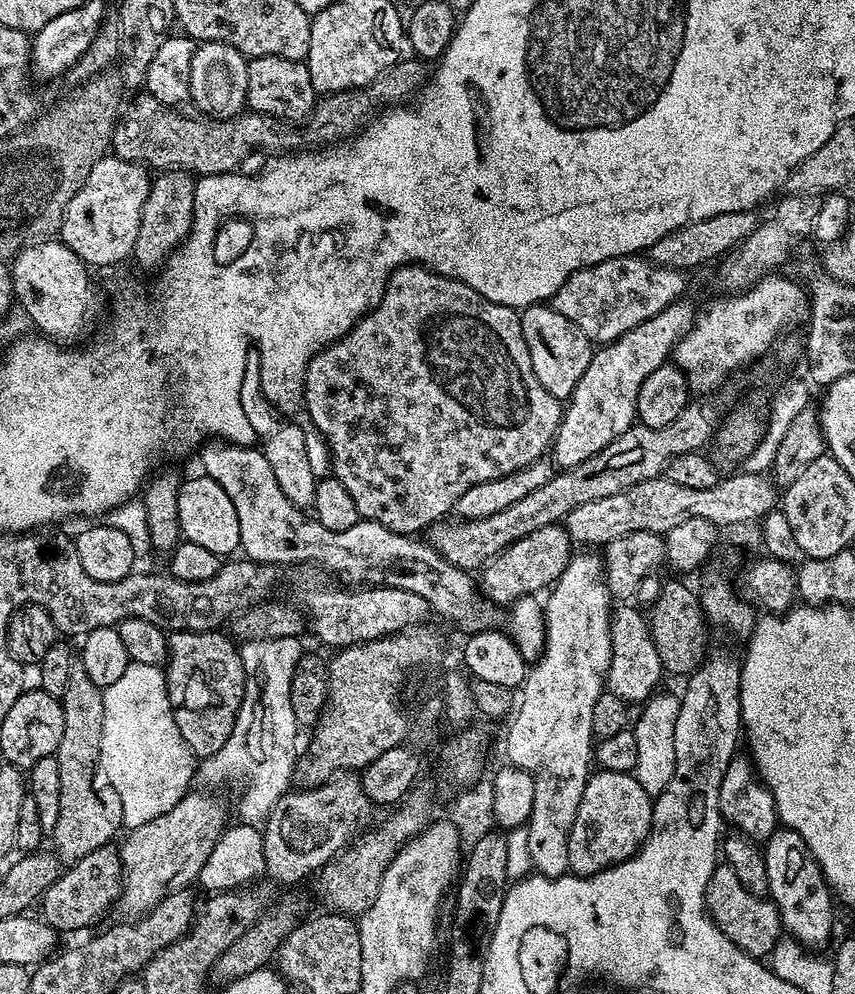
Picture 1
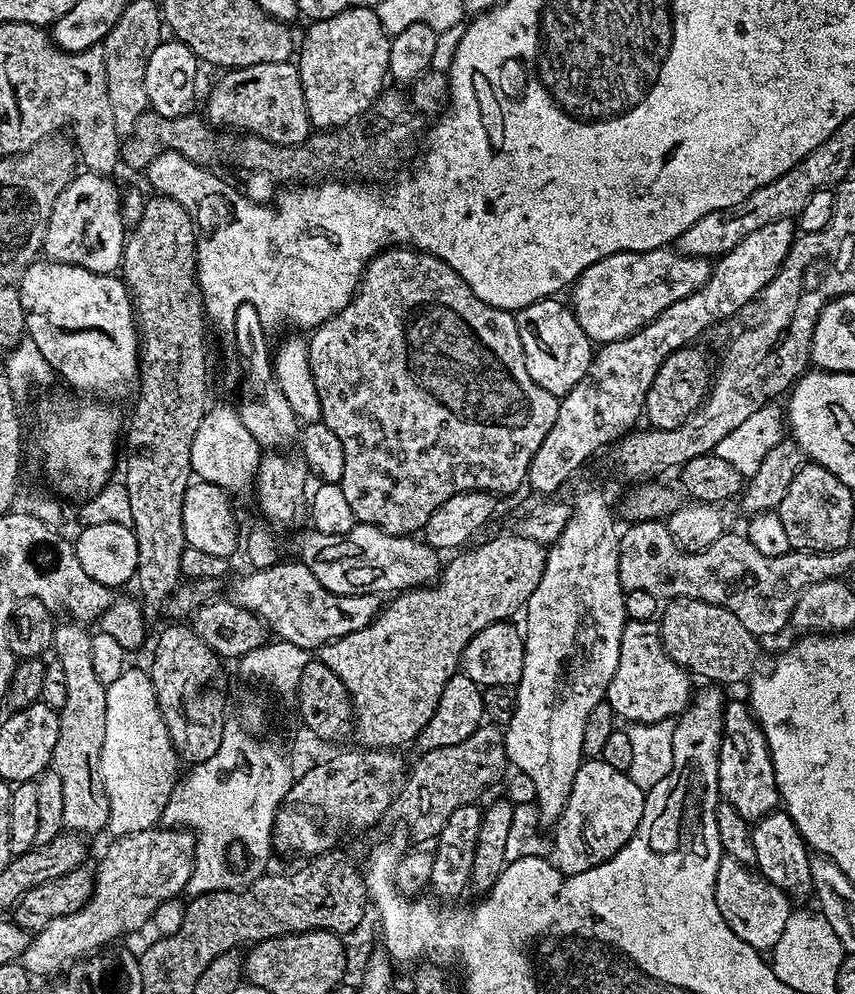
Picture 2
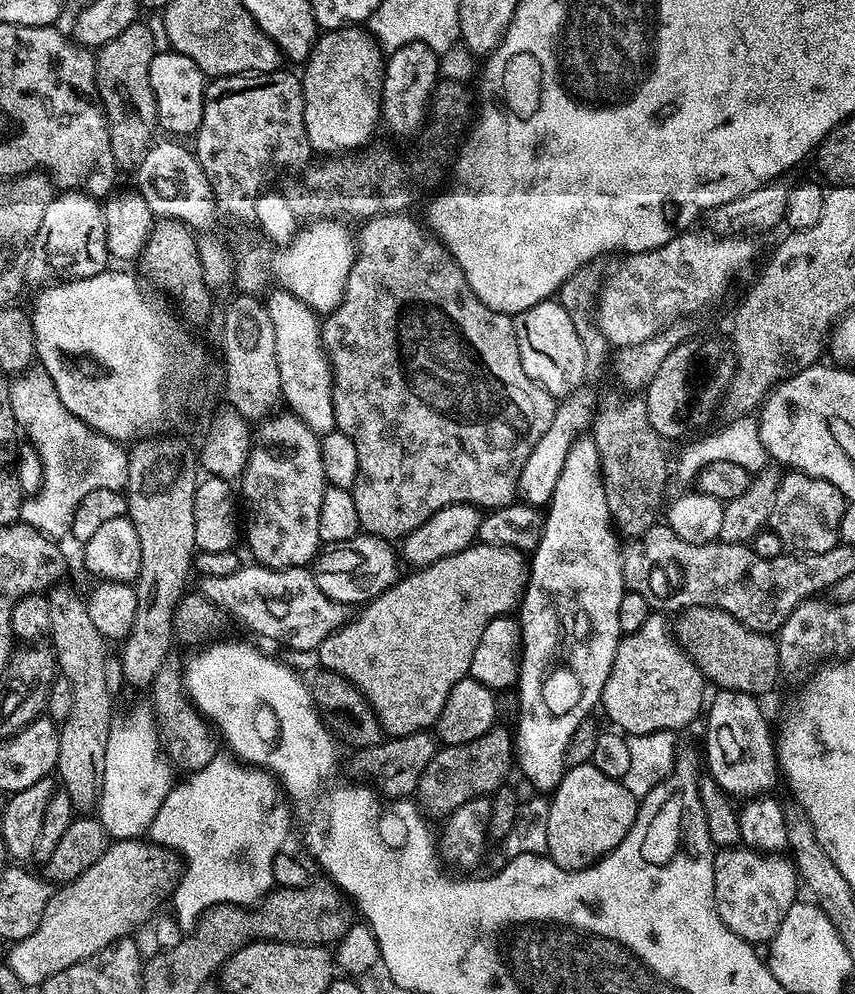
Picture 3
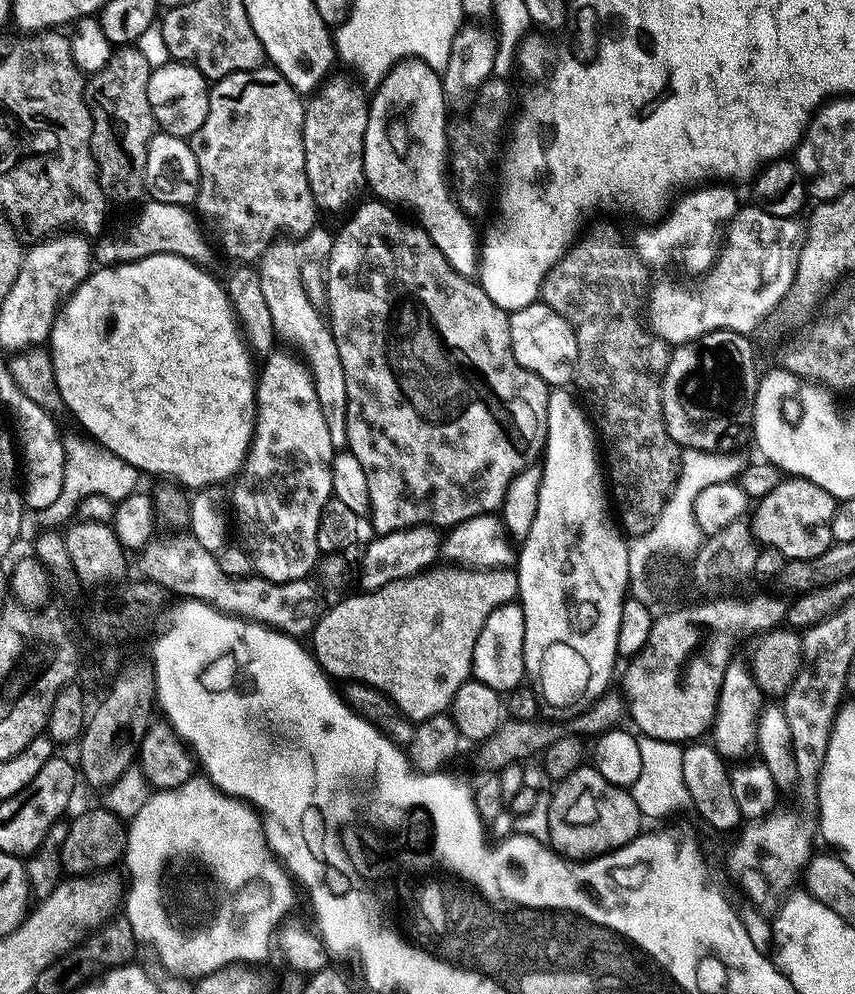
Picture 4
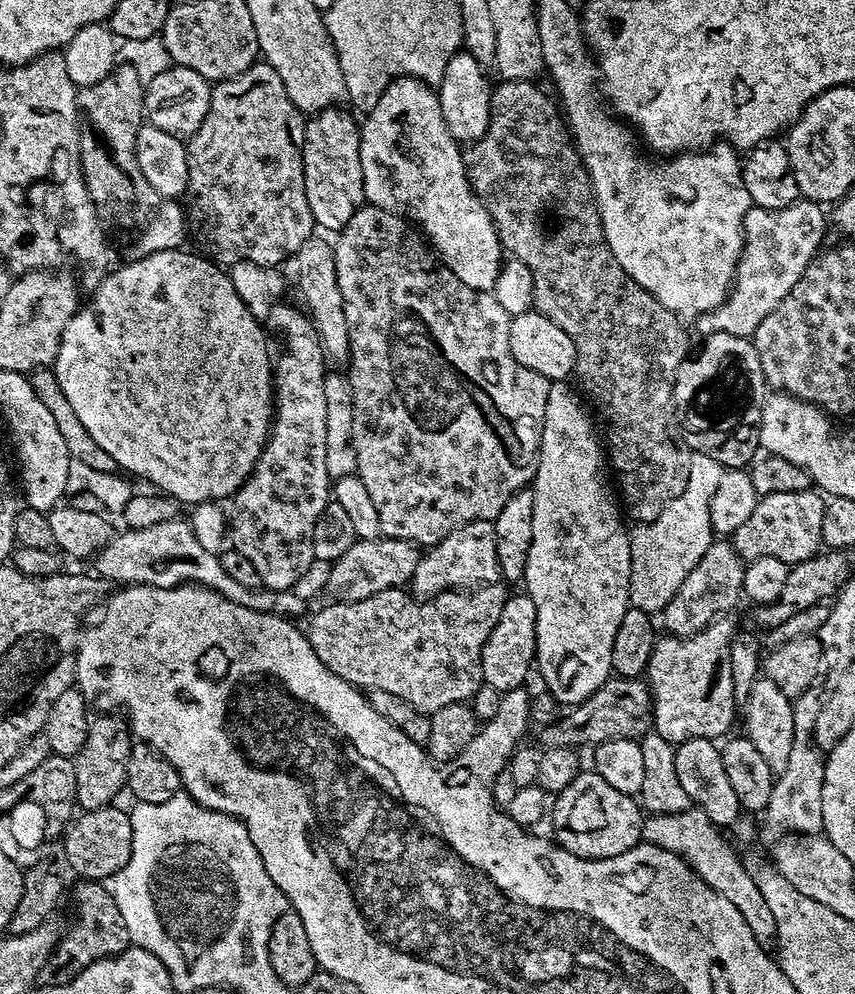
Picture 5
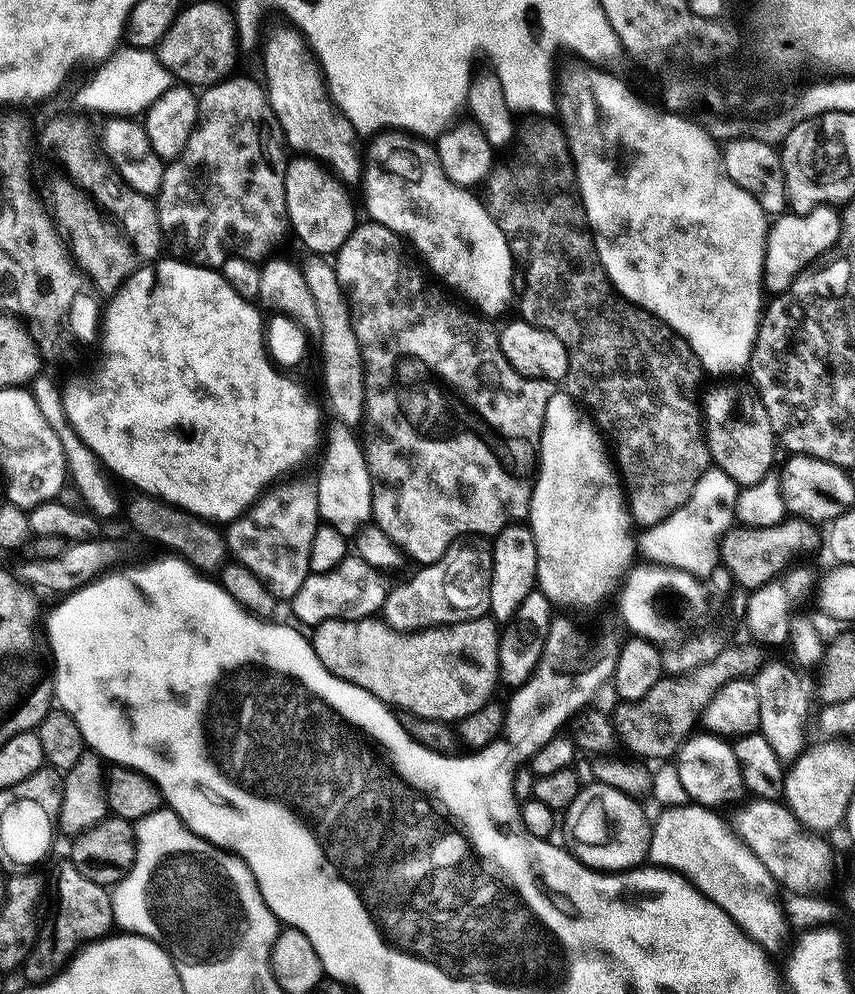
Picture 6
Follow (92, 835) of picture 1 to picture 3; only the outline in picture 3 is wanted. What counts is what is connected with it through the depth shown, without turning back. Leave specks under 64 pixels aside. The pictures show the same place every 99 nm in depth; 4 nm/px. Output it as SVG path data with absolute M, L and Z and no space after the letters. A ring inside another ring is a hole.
M59 581L50 586L47 591L50 602L50 644L56 655L56 662L61 675L70 678L74 689L73 709L68 719L61 721L59 736L59 754L56 763L56 774L64 791L71 794L78 792L95 793L98 788L99 770L105 762L105 744L112 729L112 702L114 695L108 692L105 683L105 662L108 657L106 639L98 632L87 608L85 597L70 584Z

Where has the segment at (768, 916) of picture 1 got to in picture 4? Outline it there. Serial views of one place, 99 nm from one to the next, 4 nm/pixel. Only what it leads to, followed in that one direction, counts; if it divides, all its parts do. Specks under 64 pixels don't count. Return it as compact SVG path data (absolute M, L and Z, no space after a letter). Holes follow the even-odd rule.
M780 815L745 823L735 837L736 845L728 852L728 872L733 882L749 900L748 904L763 914L775 913L788 899L789 892L801 883L808 861L814 855L812 840L800 825L801 817Z

